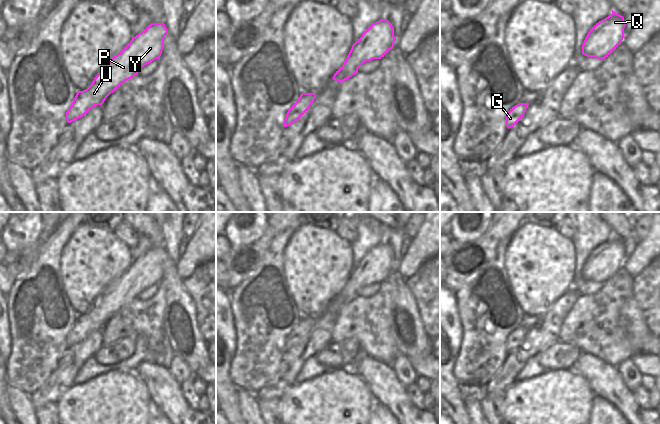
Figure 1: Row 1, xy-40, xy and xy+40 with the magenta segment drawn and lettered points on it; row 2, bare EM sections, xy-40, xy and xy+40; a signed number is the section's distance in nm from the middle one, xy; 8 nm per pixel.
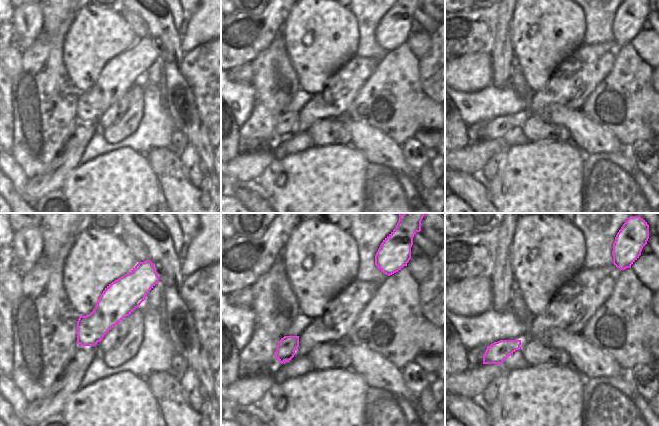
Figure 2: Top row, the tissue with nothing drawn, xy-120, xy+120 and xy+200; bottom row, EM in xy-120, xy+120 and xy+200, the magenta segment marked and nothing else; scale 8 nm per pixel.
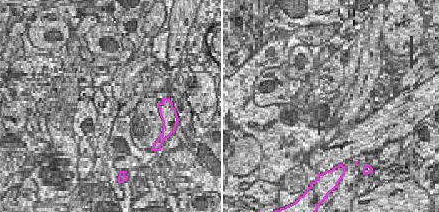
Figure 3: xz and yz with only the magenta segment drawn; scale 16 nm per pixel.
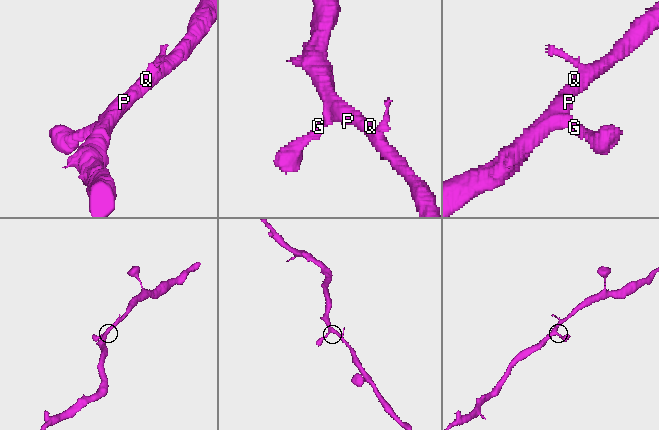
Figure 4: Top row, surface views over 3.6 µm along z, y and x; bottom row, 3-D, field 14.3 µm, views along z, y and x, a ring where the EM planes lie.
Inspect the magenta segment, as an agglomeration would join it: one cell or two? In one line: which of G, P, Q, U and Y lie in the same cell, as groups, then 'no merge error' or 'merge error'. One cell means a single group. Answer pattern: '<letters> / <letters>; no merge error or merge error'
G P Q U Y; no merge error

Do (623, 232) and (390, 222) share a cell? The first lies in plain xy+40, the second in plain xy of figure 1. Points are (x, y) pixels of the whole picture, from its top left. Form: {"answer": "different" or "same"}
{"answer": "same"}

